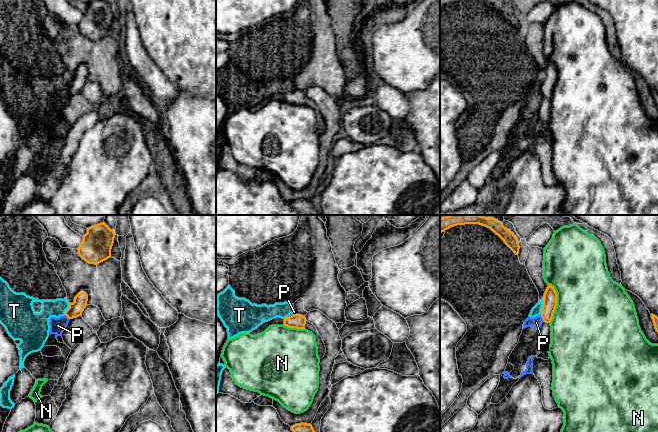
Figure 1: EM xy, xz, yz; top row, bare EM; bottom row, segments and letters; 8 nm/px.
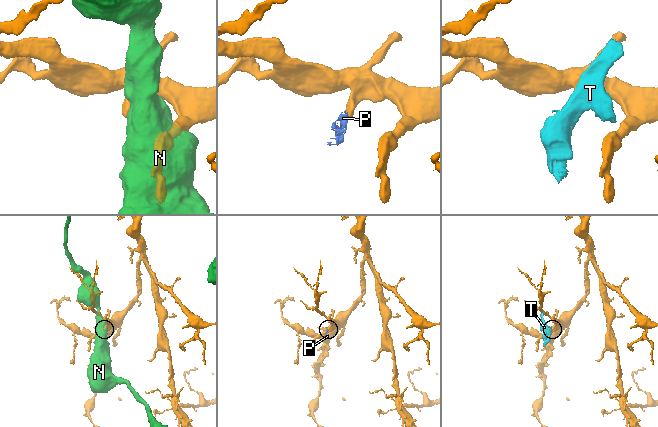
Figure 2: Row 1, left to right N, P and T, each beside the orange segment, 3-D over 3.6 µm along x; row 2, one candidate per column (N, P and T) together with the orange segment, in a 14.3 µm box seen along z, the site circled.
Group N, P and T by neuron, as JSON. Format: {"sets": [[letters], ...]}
{"sets": [["N"], ["P", "T"]]}

